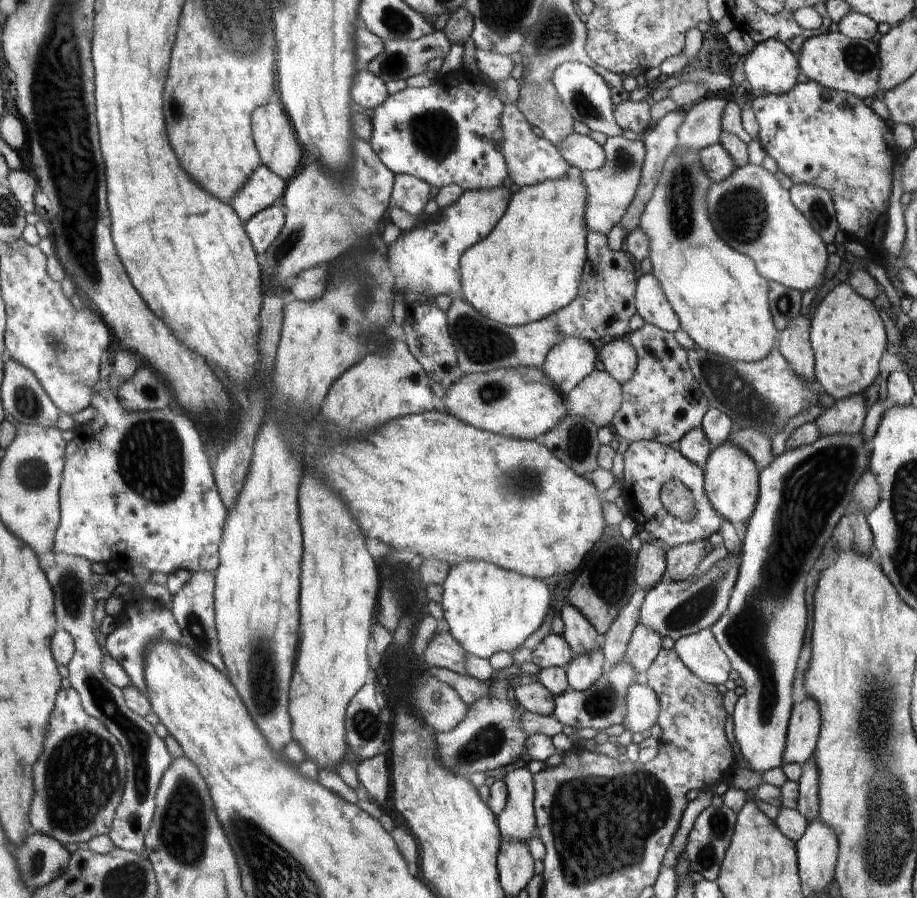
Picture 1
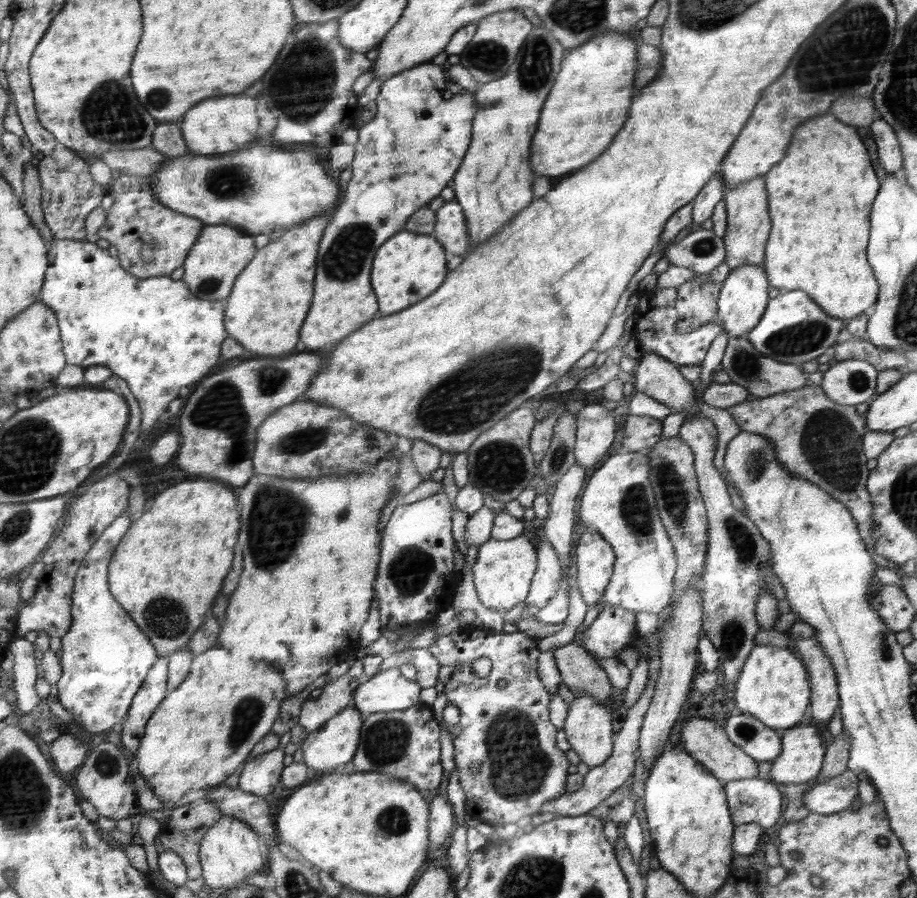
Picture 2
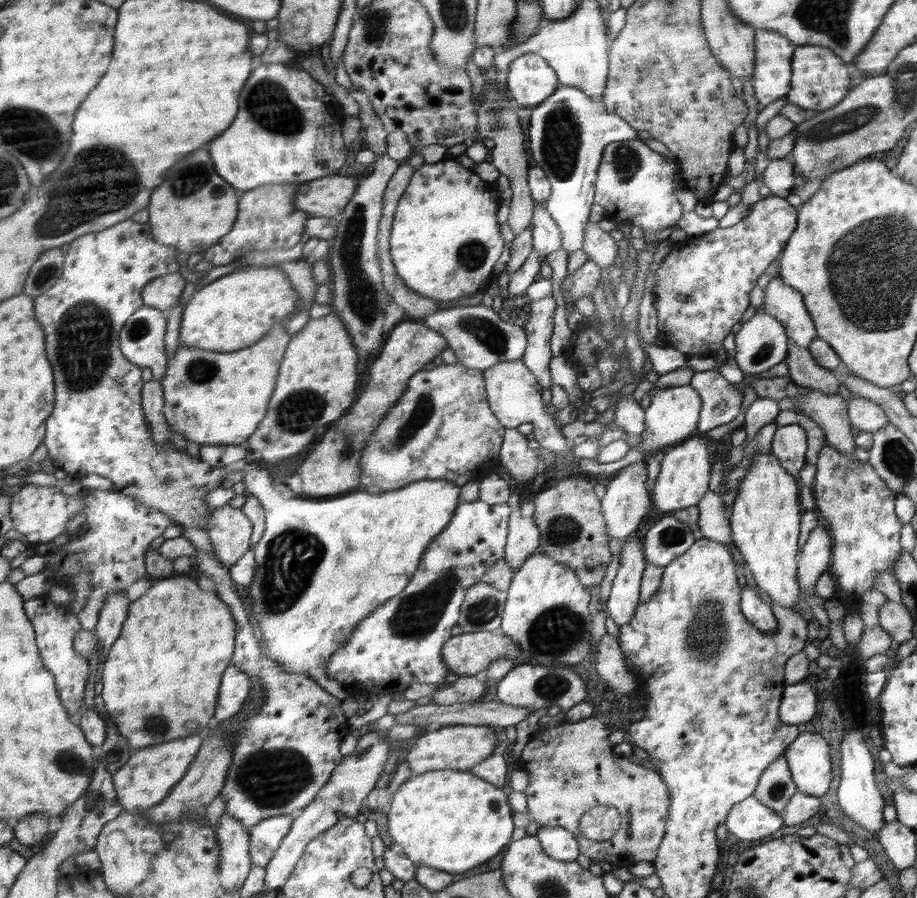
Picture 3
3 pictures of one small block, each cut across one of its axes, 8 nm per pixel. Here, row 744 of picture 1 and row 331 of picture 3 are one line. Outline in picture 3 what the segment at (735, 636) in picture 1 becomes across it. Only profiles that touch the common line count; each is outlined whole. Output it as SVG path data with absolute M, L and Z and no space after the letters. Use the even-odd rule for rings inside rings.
M758 309L735 334L735 356L739 370L757 375L780 364L788 354L785 326L771 314Z

